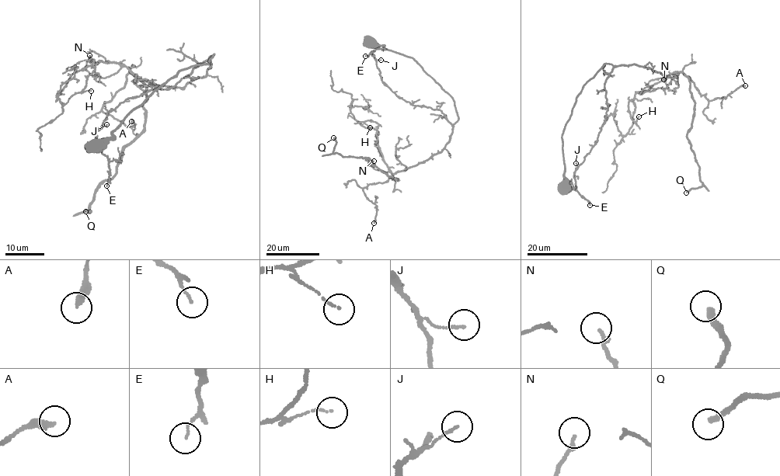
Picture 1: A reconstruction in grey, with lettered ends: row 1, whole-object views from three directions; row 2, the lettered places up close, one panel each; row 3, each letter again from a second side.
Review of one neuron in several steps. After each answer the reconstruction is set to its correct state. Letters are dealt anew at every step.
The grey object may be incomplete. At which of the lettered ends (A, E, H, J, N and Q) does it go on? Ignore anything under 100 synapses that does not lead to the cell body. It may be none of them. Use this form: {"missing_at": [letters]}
{"missing_at": ["Q"]}

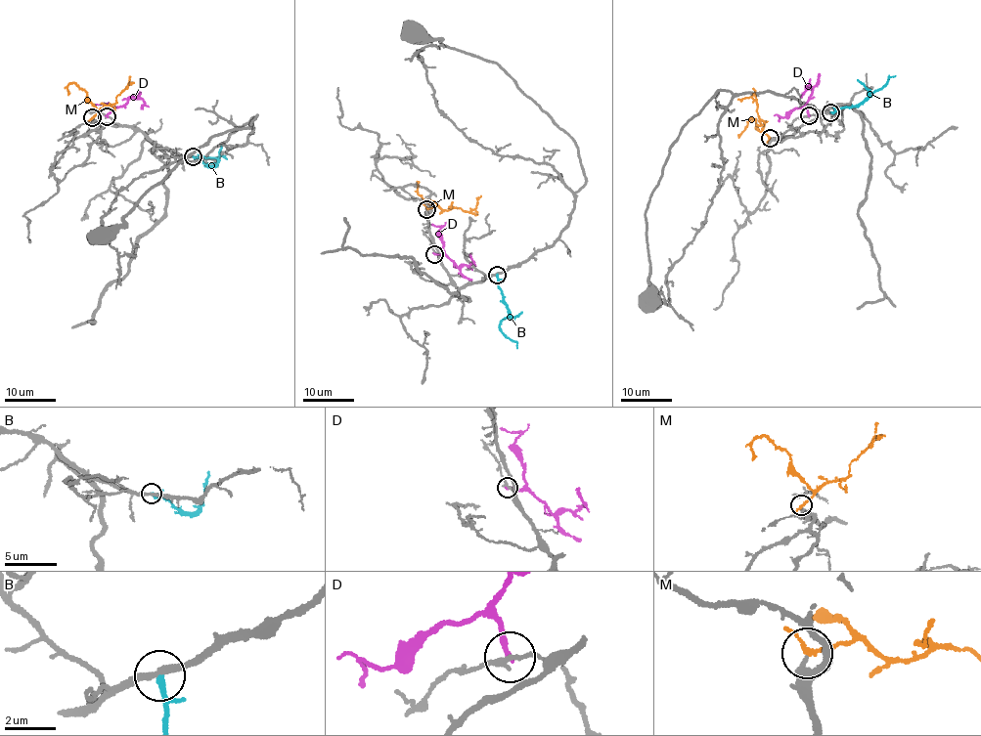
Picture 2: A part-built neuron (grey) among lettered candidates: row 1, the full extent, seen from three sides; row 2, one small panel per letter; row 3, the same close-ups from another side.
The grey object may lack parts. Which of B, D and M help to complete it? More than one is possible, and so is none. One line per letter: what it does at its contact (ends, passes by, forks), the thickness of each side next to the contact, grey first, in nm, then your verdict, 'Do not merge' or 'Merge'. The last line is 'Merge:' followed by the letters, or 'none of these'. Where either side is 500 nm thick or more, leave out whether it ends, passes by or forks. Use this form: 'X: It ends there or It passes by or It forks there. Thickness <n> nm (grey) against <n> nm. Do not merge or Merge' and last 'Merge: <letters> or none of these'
B: It passes by. Thickness 240 nm (grey) against 170 nm. Do not merge
D: It ends there. Thickness 160 nm (grey) against 240 nm. Do not merge
M: It passes by. Thickness 220 nm (grey) against 130 nm. Merge
Merge: M

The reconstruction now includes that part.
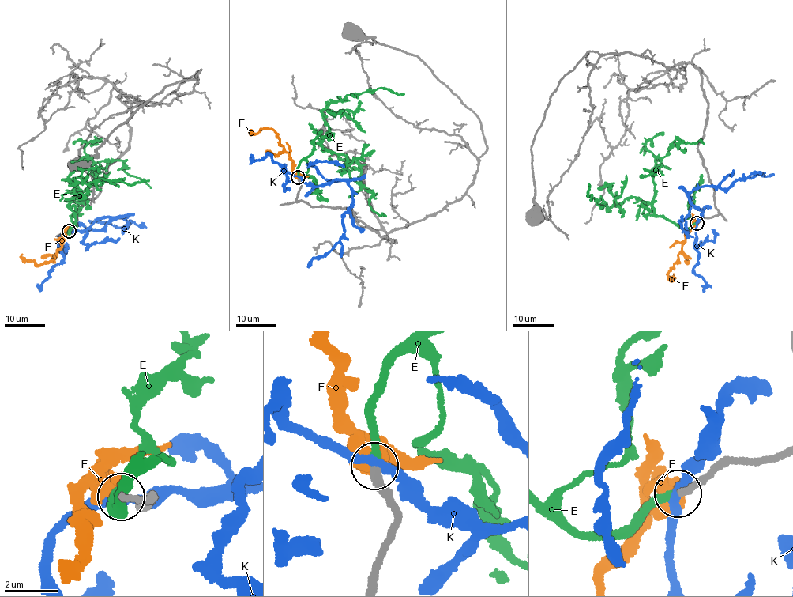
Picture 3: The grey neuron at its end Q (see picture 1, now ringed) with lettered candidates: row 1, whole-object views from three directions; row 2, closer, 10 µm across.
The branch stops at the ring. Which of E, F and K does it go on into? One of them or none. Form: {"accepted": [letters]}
{"accepted": ["E"]}

